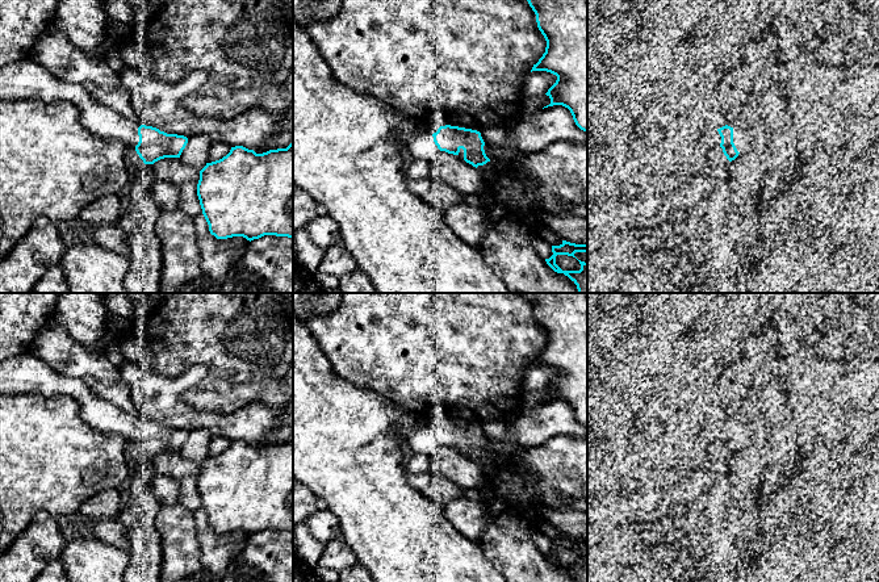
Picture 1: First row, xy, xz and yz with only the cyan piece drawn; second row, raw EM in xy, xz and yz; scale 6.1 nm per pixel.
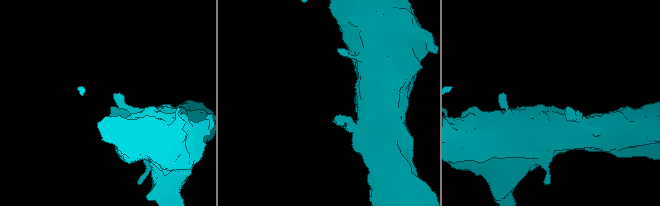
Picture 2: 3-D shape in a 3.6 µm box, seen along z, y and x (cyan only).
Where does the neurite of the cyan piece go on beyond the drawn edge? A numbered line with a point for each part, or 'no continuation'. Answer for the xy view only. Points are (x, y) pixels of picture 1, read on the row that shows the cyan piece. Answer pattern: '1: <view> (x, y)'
1: xy (24, 79)

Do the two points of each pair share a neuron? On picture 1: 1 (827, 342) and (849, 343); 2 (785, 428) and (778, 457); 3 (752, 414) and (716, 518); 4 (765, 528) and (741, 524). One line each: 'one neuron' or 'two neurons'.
1: one neuron
2: one neuron
3: one neuron
4: two neurons

